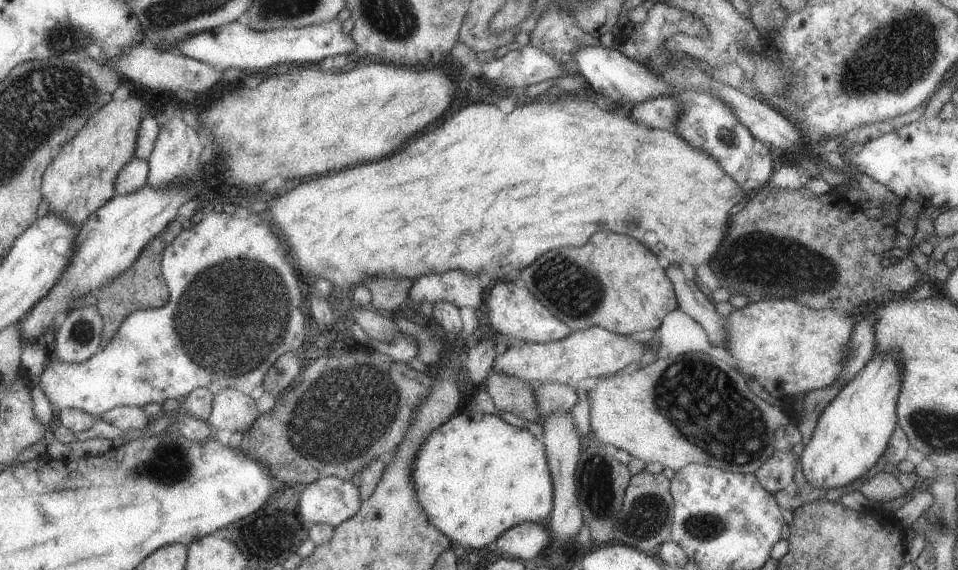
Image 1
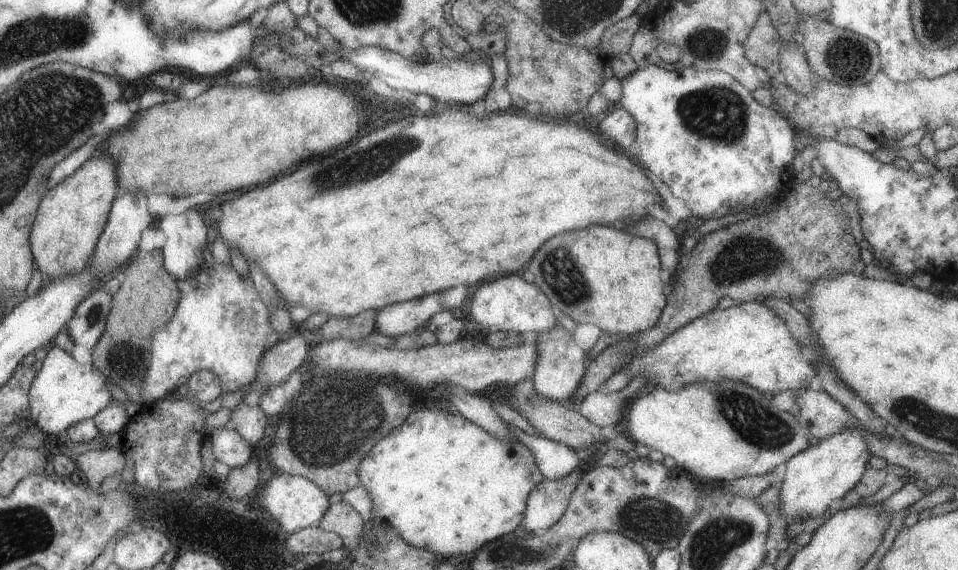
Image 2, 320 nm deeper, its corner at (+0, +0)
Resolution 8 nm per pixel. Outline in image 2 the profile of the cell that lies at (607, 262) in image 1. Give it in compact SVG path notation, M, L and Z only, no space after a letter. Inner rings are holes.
M618 225L589 226L555 234L535 250L529 260L529 272L535 276L535 286L547 297L556 313L569 316L577 324L594 324L602 332L610 334L637 335L655 326L667 302L664 283L659 278L661 265L655 243L632 235Z

